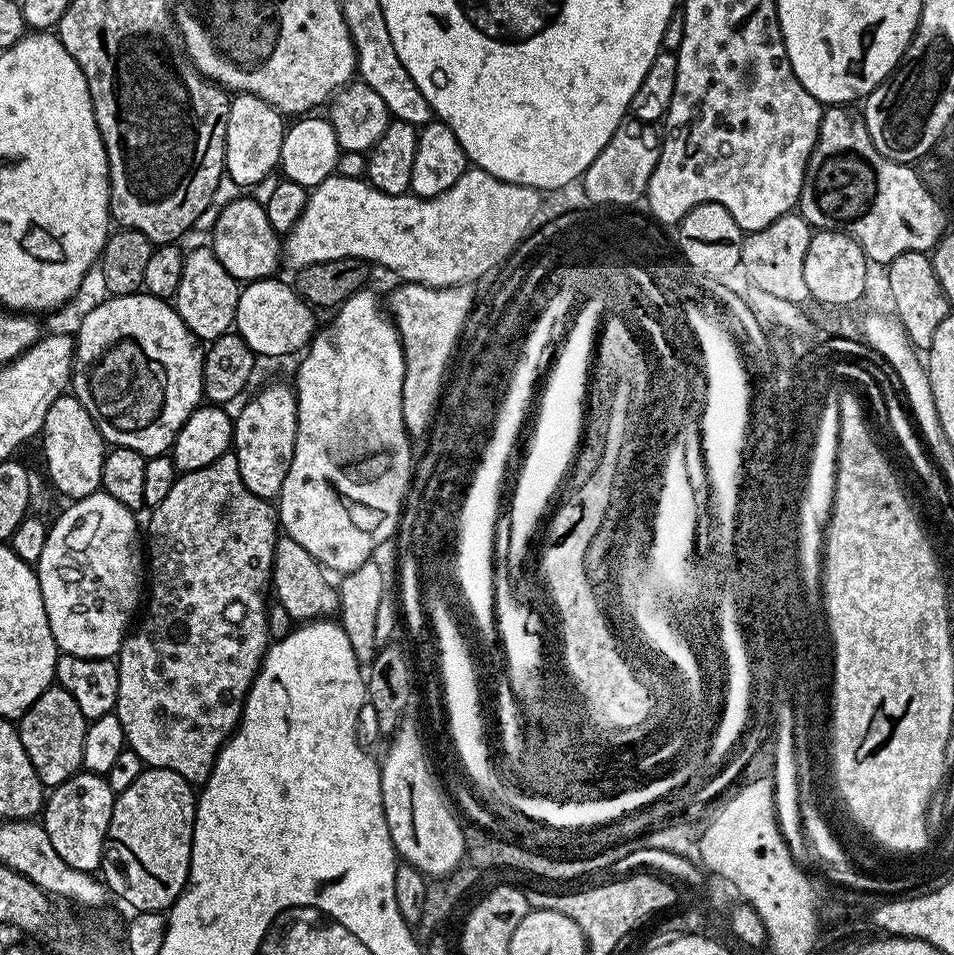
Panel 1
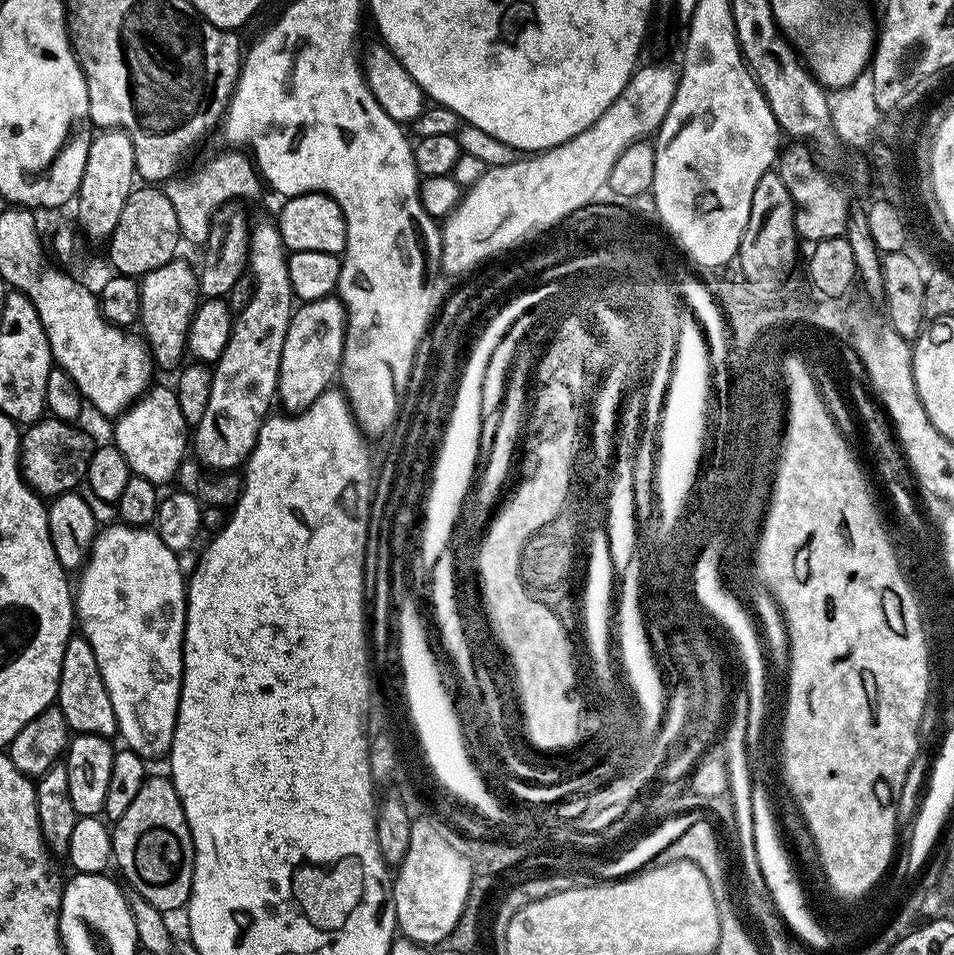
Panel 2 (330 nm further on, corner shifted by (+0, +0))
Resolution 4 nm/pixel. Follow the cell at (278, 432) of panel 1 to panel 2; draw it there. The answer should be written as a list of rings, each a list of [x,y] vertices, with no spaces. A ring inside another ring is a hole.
[[[335,295],[321,300],[305,300],[293,311],[286,342],[282,342],[282,362],[278,366],[276,394],[278,404],[288,414],[308,408],[323,392],[333,387],[340,370],[340,355],[344,349],[344,331],[348,313]]]

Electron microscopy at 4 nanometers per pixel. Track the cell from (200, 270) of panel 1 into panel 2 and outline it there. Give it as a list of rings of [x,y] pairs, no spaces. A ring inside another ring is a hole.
[[[183,258],[166,262],[166,266],[158,266],[158,270],[150,270],[150,274],[139,277],[138,324],[139,327],[144,327],[142,336],[148,345],[152,363],[157,369],[176,370],[185,363],[188,352],[188,331],[198,303],[197,277],[197,269],[195,267],[192,269]]]

